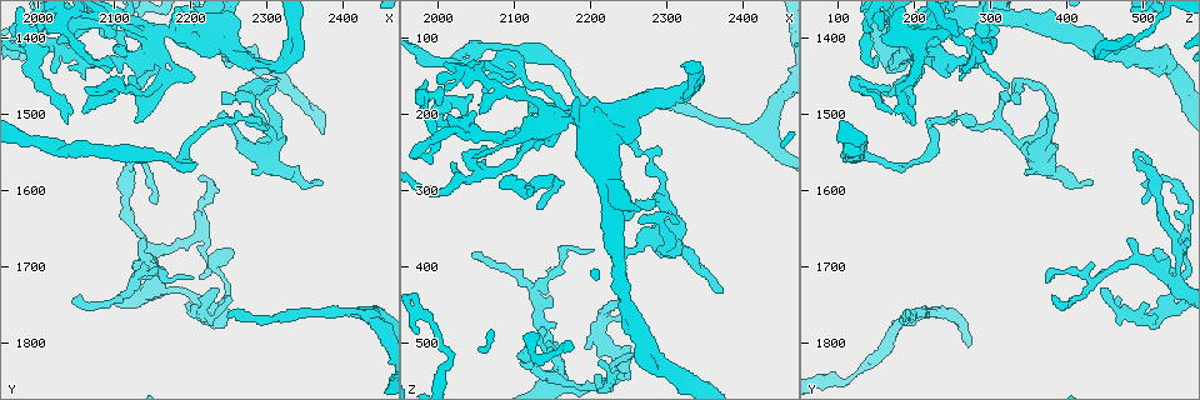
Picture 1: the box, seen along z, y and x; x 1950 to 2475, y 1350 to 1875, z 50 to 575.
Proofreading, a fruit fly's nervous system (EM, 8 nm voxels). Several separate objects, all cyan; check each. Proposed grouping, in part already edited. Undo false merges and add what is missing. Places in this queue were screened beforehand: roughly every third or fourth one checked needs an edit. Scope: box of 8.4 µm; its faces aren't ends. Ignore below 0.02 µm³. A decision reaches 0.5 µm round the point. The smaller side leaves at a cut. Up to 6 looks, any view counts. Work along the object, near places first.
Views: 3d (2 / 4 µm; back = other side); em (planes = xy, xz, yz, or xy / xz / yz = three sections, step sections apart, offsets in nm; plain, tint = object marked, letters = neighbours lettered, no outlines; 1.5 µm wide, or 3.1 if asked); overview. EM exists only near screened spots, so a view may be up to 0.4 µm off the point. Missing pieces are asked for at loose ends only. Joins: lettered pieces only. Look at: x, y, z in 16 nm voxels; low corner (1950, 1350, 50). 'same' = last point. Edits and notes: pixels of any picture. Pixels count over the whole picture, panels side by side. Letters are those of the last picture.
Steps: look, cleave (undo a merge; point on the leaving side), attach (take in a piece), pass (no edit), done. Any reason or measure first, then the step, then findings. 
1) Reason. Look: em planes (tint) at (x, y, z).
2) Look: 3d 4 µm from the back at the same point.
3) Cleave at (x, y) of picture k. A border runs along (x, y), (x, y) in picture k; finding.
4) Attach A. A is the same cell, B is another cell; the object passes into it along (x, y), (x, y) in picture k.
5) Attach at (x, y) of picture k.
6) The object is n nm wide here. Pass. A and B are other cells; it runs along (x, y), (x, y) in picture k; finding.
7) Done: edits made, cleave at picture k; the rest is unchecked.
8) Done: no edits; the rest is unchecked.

A narrow waist. Look: em xz step 4 (tint) at (2160, 1395, 210).

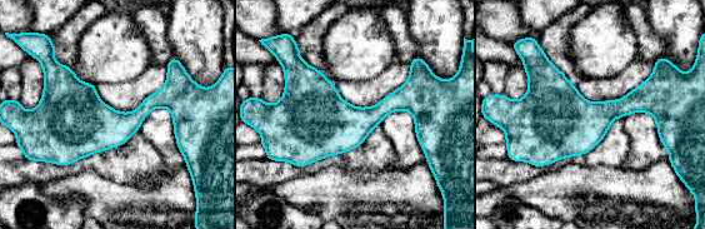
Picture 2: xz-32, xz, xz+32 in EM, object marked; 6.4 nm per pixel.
Cut it another way. Look: em planes (letters) at the same point.

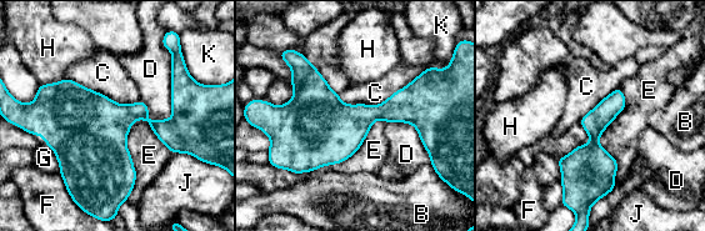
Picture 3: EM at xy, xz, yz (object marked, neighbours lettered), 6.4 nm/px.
The object is 150 nm wide here. Pass. B, C, D, E, F, G, H, J and K are other cells; a border runs along (425, 69), (378, 105), (338, 96) in picture 3; continuous, no second neuron.

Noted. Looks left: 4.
Tapers out. Look: 3d 2 µm at (2235, 1500, 375).

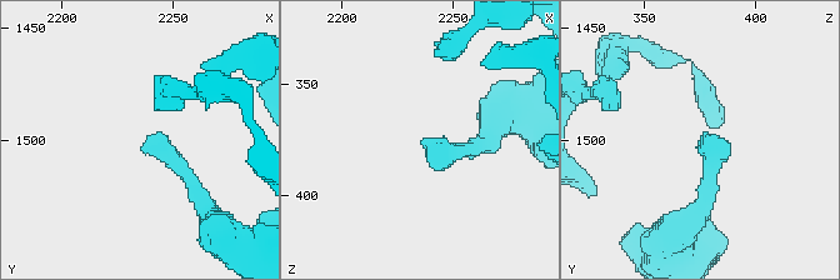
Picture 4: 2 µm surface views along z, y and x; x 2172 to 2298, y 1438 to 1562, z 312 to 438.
Look: em planes (letters) at (2236, 1505, 376).

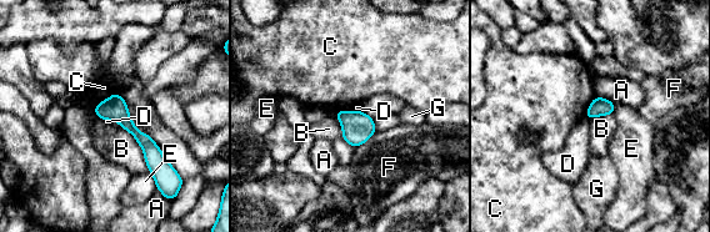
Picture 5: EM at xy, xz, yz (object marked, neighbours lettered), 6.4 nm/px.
The object is 120 nm wide here. Pass. A, B, C, D, E, F and G are other cells; no lettered piece goes on from it.

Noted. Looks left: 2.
A fork. Look: em yz step 4 (tint) at (2425, 1765, 215).

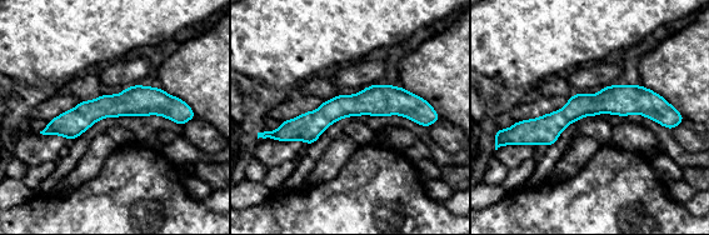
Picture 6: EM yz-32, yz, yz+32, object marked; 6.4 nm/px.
Look: em yz step 4 (letters) at the same point.

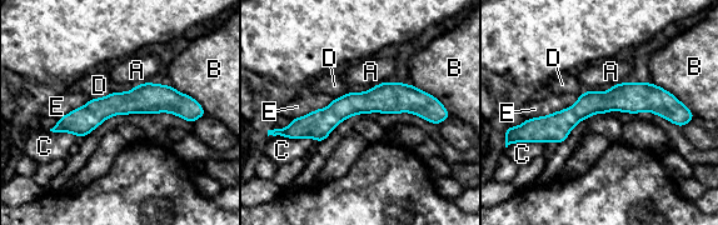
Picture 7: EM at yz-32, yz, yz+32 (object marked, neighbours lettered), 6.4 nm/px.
Pass. A, B, C, D and E are other cells; it runs along (432, 108), (353, 103), (292, 130) in picture 7; continuous, no second neuron.

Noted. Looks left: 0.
Done: no edits; the rest is unchecked.

